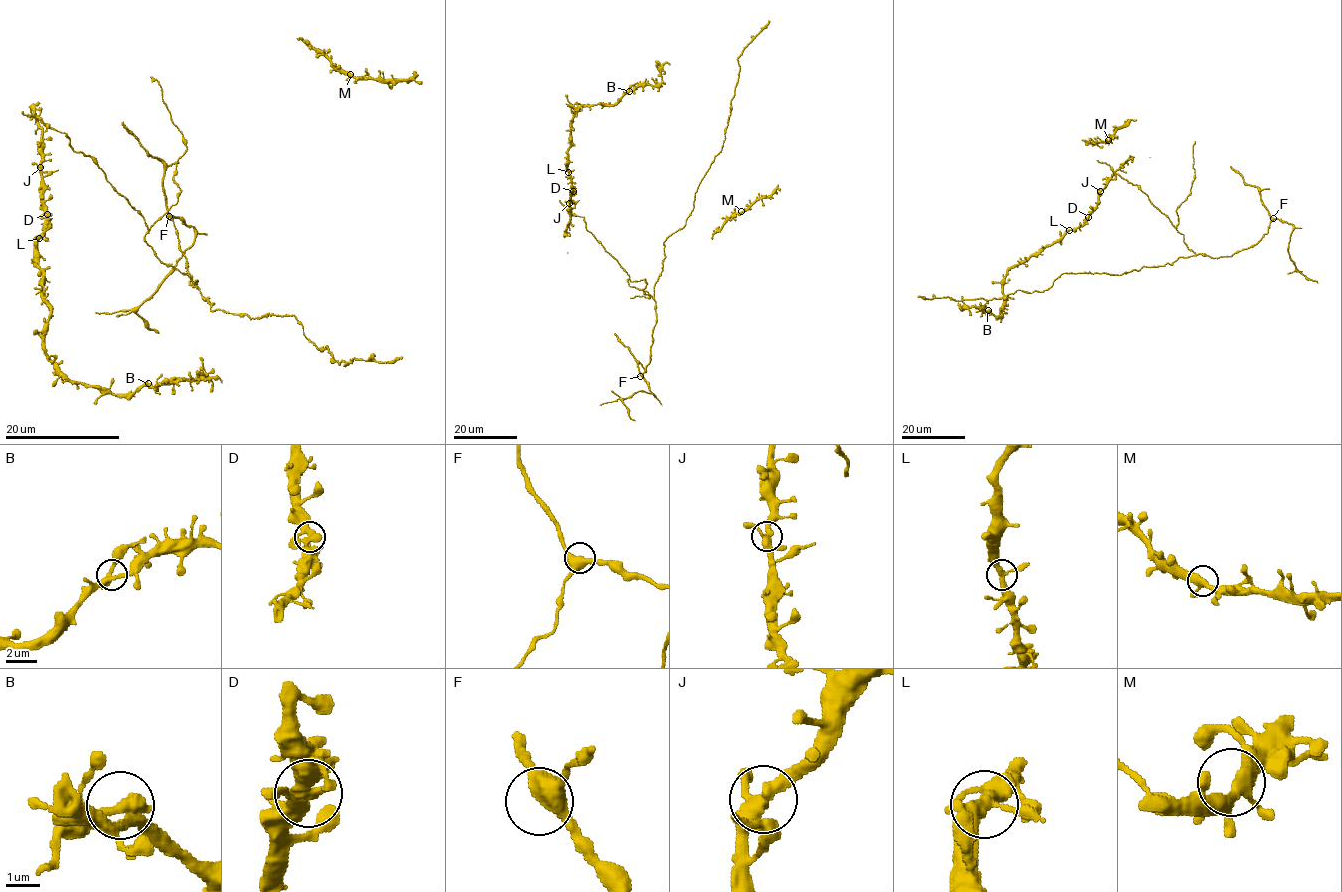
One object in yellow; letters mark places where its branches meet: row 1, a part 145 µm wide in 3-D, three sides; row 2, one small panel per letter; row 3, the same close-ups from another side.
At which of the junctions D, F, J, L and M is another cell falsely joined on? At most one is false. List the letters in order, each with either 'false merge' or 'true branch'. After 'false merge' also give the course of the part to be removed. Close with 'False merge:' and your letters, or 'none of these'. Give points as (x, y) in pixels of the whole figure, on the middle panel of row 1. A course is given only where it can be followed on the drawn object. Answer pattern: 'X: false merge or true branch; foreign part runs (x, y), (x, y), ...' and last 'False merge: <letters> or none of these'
D: true branch
F: true branch
J: true branch
L: true branch
M: true branch
False merge: none of these

